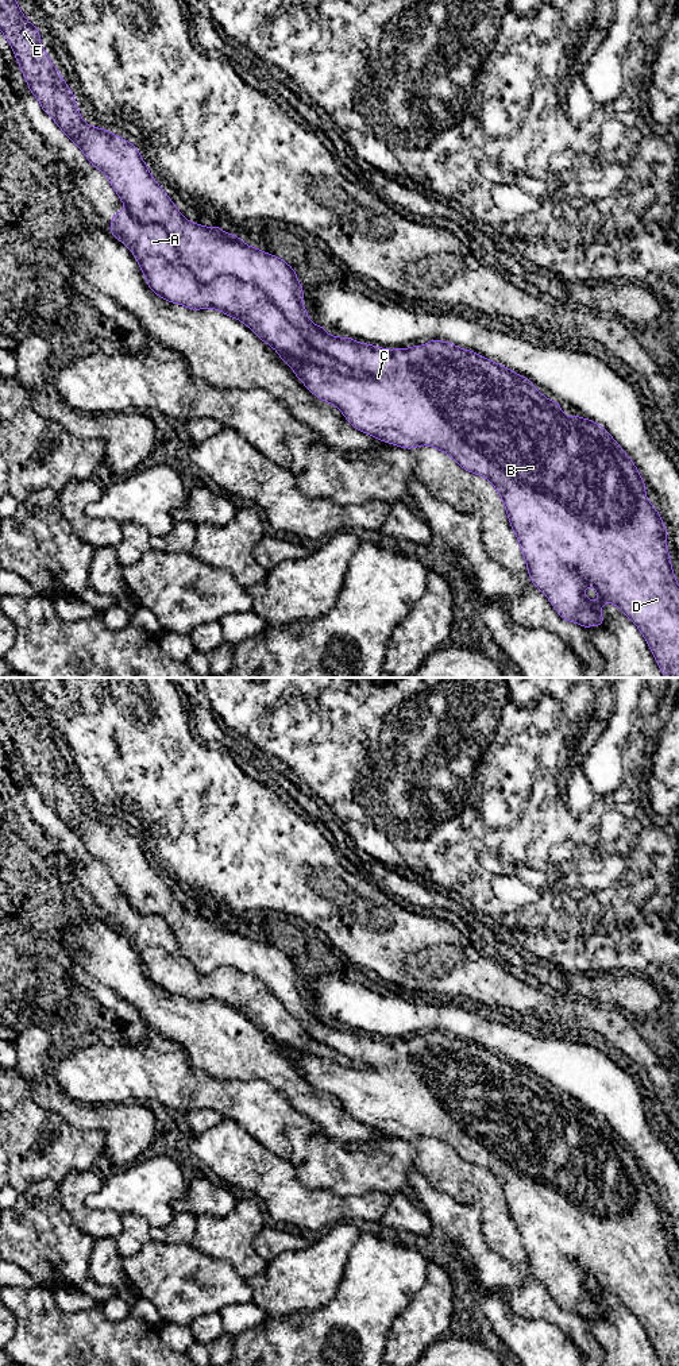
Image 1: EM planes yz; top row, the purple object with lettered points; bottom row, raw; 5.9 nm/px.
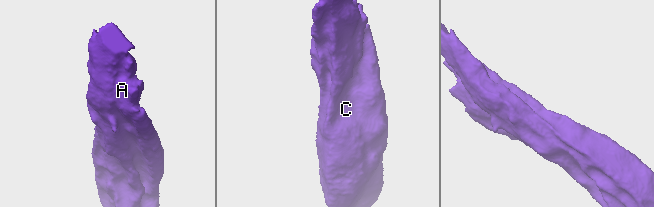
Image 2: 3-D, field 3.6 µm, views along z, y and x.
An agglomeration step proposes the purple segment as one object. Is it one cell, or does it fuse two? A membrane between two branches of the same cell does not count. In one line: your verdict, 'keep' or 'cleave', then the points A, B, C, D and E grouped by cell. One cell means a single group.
cleave; groups A / B C D E

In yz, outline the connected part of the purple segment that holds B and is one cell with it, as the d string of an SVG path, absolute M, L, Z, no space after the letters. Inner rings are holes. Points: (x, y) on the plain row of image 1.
M0 678L0 721L12 738L28 780L38 790L43 803L84 844L90 856L107 867L120 892L135 910L142 914L157 914L165 922L180 952L197 971L209 972L217 966L229 965L243 975L261 980L302 1022L316 1041L328 1045L352 1062L351 1066L344 1066L335 1060L324 1060L278 1043L312 1085L335 1096L360 1123L405 1141L420 1137L435 1138L451 1147L463 1161L489 1170L504 1192L509 1215L528 1258L529 1272L545 1285L558 1305L564 1312L586 1320L594 1316L602 1317L605 1311L601 1299L612 1293L639 1319L661 1365L679 1366L679 1276L666 1234L668 1224L660 1204L647 1189L647 1176L637 1158L606 1119L587 1108L580 1110L576 1104L567 1110L560 1095L545 1089L531 1070L450 1033L433 1030L425 1037L387 1041L358 1034L350 1027L328 1026L321 1015L315 1016L309 1011L301 993L305 988L304 976L298 973L297 964L289 954L243 934L238 925L229 926L217 917L204 918L190 914L151 867L135 836L107 819L90 818L84 813L76 787L39 734L39 718L26 710L12 678ZM589 1276L598 1284L598 1293L586 1289L585 1278Z

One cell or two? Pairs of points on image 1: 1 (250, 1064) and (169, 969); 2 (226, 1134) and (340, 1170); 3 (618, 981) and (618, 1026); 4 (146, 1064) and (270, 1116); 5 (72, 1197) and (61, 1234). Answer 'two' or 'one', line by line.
1: two
2: two
3: two
4: one
5: two

